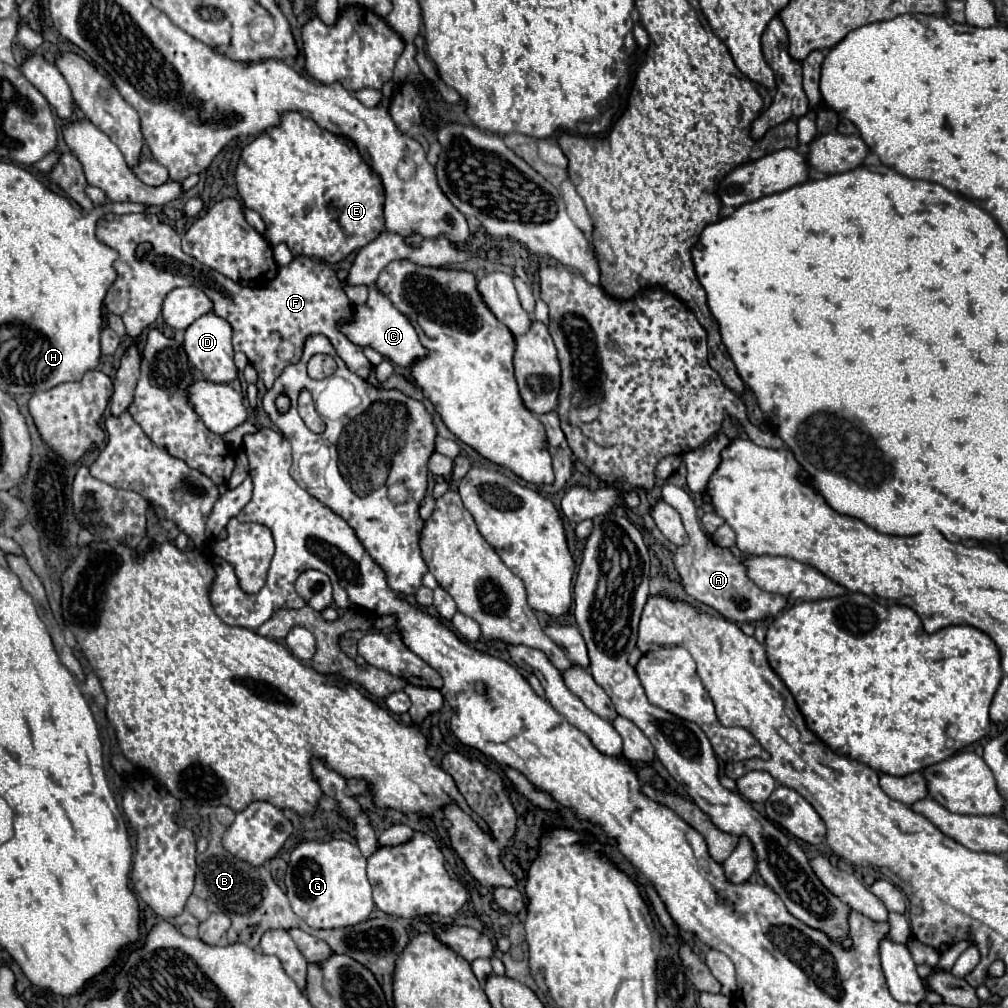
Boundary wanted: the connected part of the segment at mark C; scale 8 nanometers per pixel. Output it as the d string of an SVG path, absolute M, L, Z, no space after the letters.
M370 287L370 297L368 297L368 305L364 307L354 307L352 309L354 321L350 325L344 325L342 331L348 335L348 339L360 347L372 347L376 349L382 357L386 357L388 361L400 365L400 367L412 367L412 363L416 359L424 359L428 357L428 349L420 343L420 337L414 329L414 325L408 321L408 317L404 313L400 313L392 301L380 293L376 287Z

